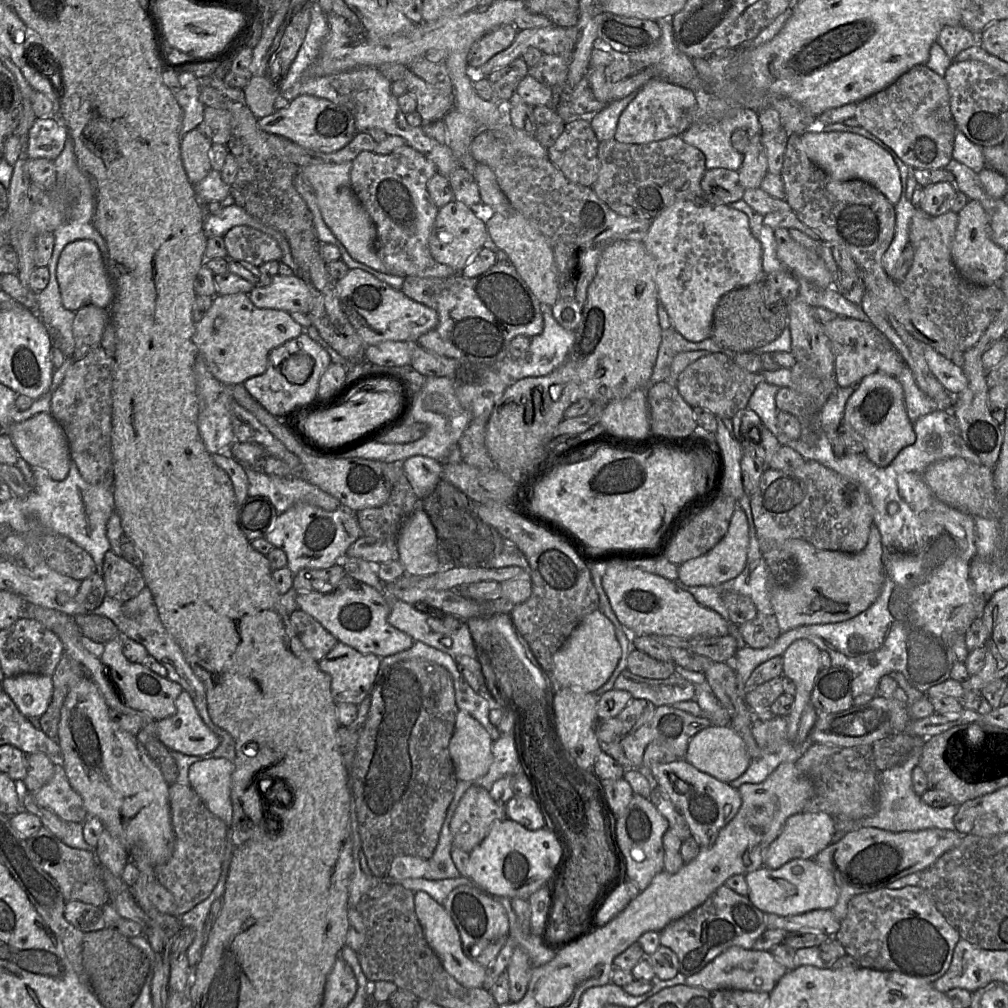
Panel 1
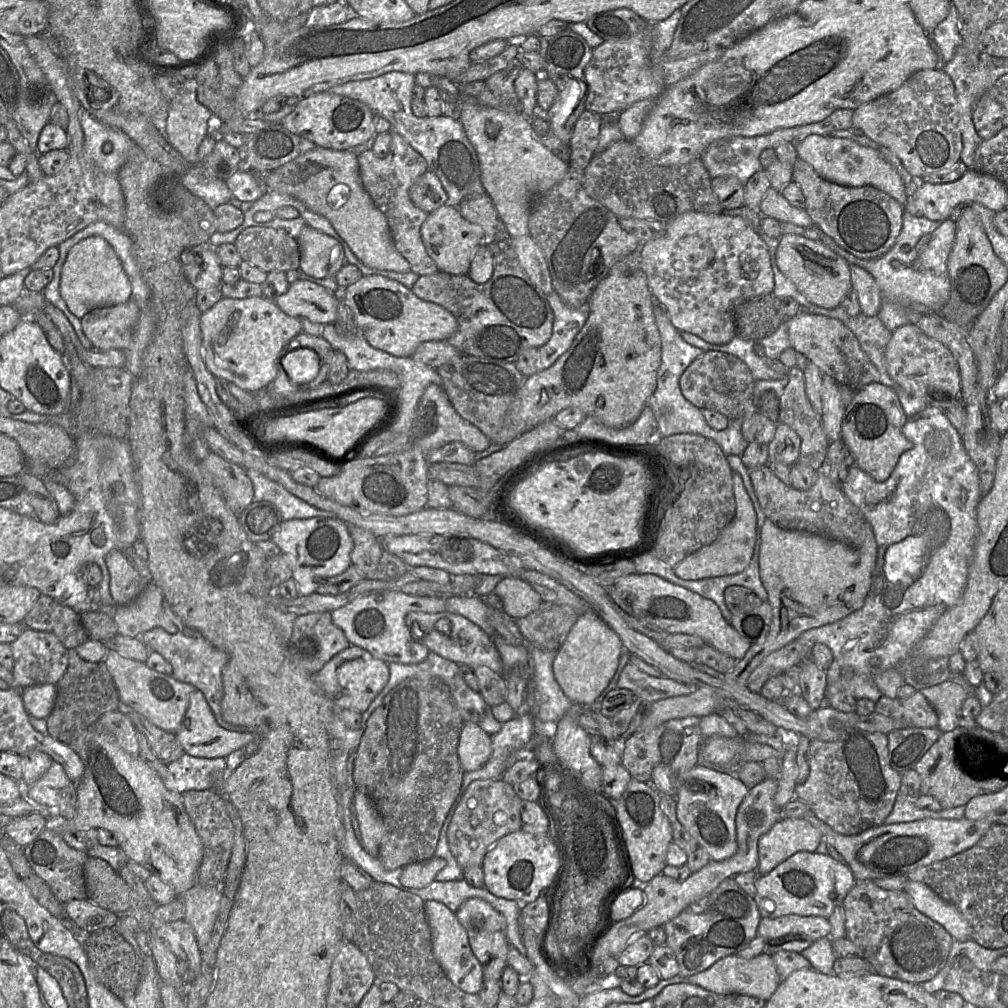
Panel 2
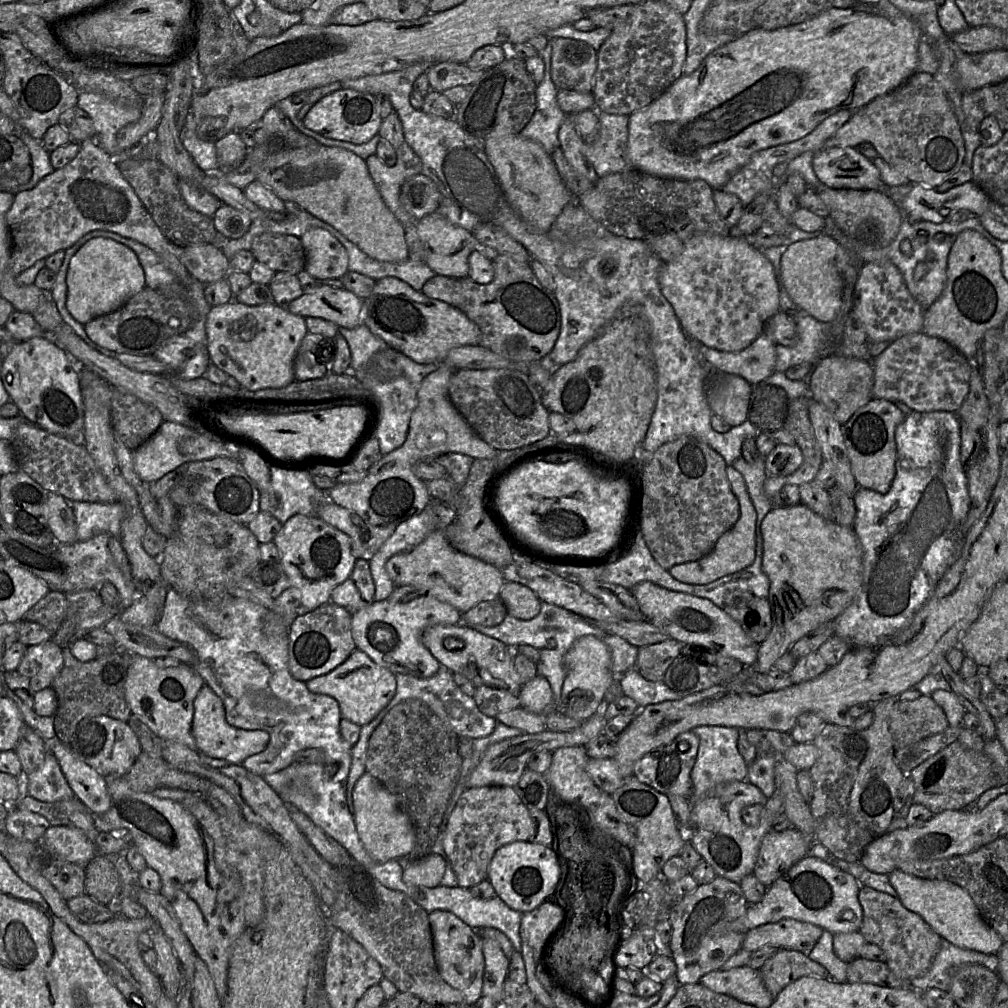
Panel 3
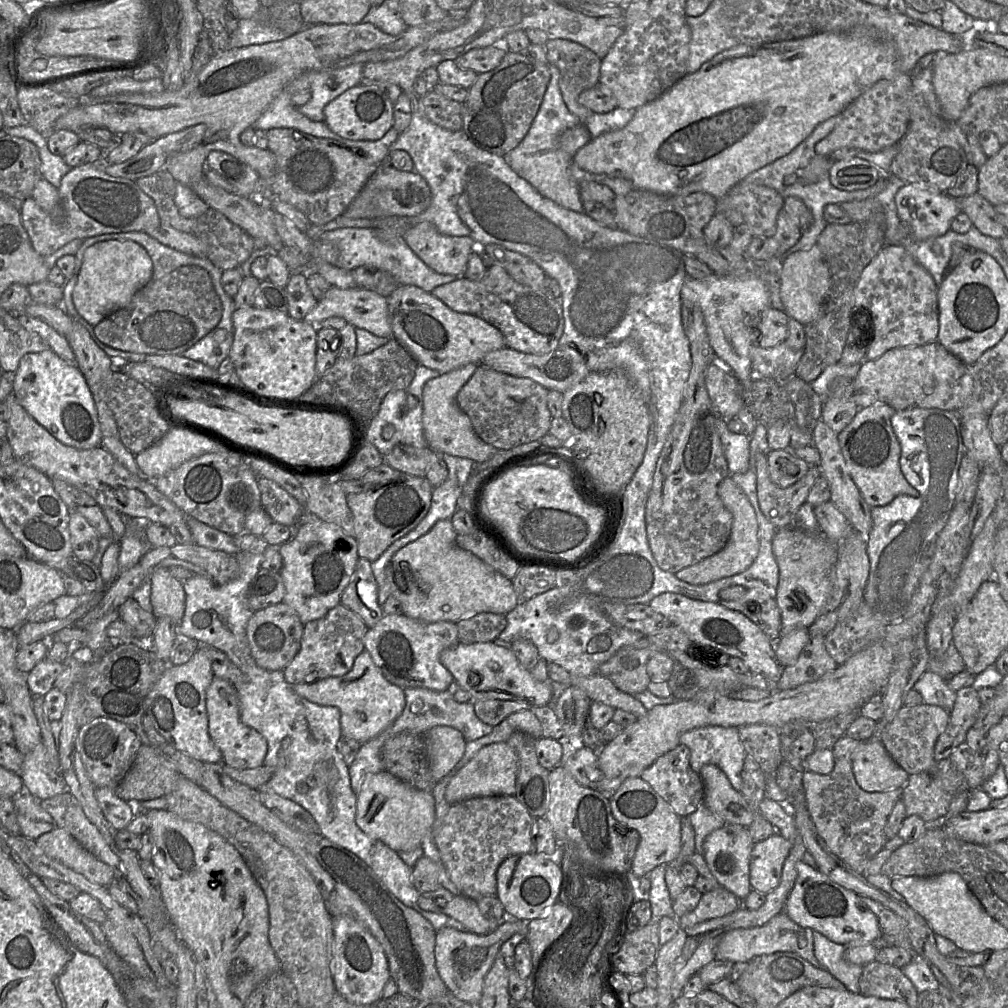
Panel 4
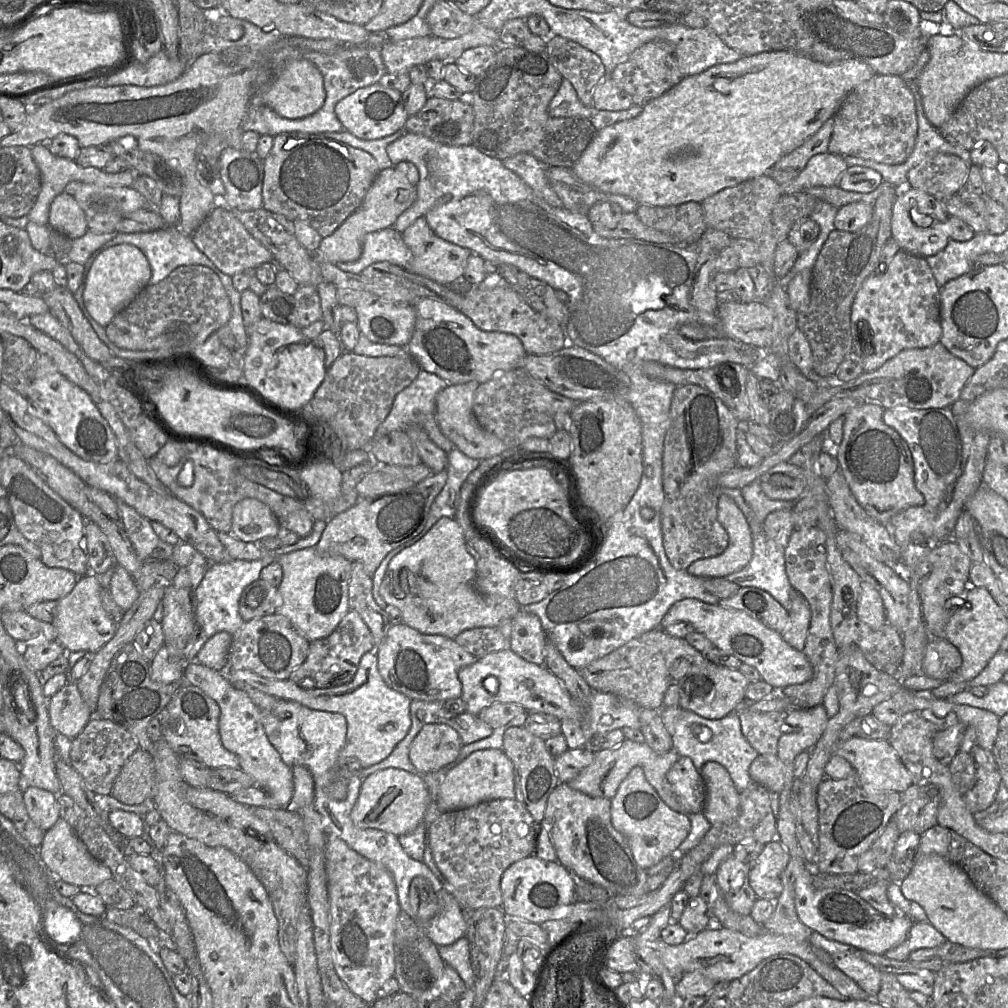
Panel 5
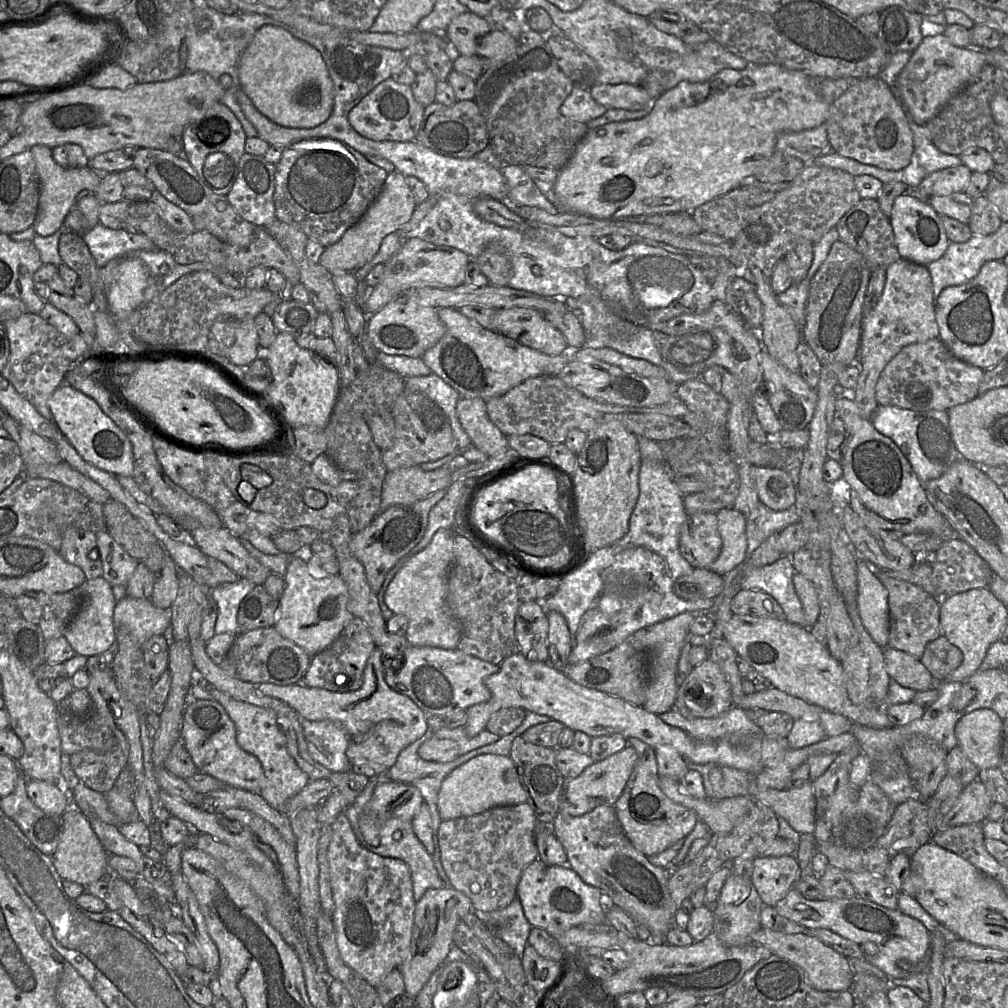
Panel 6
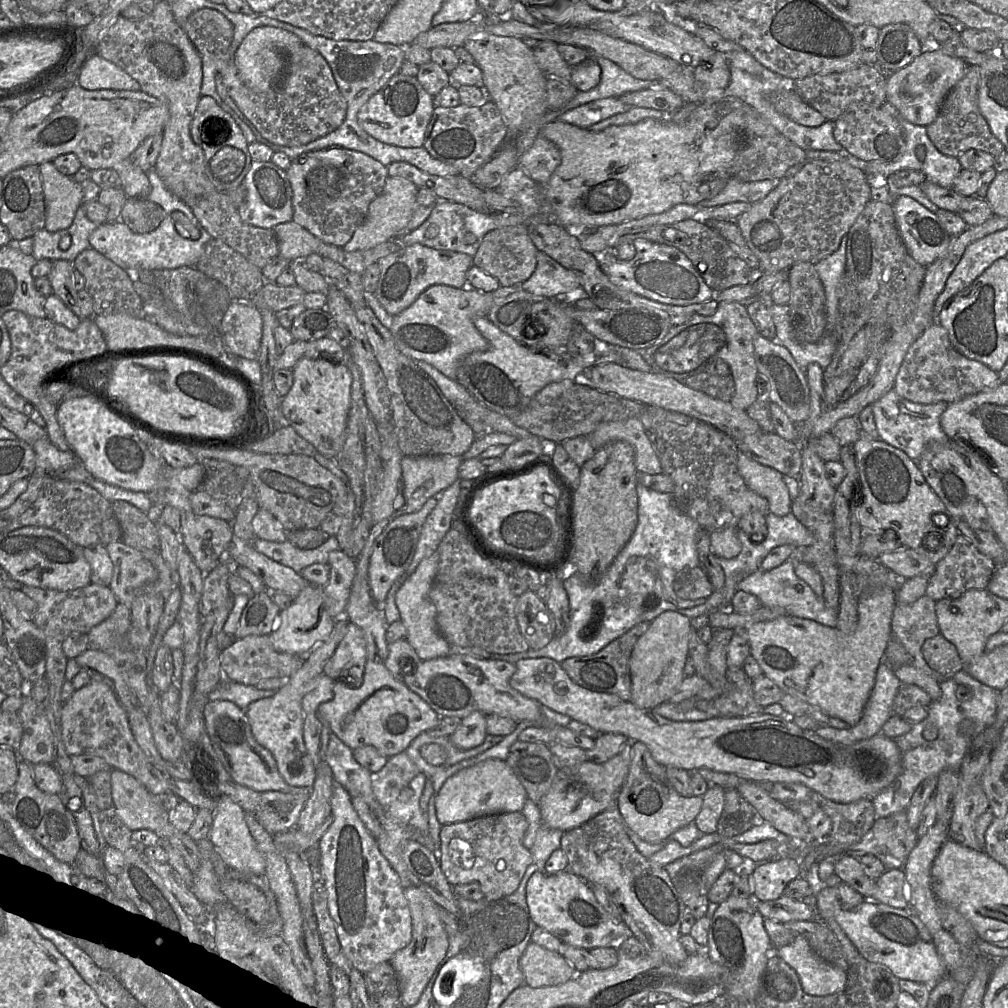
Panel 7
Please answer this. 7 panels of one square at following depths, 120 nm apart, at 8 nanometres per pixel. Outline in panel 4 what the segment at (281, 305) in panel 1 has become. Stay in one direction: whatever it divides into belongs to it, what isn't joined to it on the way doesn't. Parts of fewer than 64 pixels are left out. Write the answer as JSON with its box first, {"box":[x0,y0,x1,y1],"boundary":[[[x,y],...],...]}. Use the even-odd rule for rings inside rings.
{"box":[304,286,393,337],"boundary":[[[332,286],[325,297],[304,317],[304,321],[313,327],[330,317],[342,317],[348,324],[355,328],[362,328],[380,337],[393,337],[390,316],[388,312],[387,298],[370,290],[363,288],[340,288]]]}

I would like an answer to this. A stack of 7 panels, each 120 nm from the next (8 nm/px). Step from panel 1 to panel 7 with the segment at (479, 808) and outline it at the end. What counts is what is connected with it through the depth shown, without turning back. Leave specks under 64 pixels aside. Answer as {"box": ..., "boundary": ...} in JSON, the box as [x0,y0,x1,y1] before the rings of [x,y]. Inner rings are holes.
{"box":[440,811,532,900],"boundary":[[[521,811],[504,812],[471,820],[442,825],[440,830],[440,866],[451,886],[478,882],[487,900],[496,900],[512,894],[532,862],[532,855],[524,846],[528,821]]]}

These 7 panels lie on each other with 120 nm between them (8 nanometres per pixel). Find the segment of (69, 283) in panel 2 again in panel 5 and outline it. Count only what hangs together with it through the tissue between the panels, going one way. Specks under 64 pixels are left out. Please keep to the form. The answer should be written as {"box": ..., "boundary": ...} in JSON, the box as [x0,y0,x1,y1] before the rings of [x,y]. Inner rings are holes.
{"box":[84,243,151,327],"boundary":[[[130,243],[105,245],[94,252],[84,264],[84,305],[92,318],[106,327],[123,309],[137,291],[137,295],[150,284],[151,265],[144,252]]]}

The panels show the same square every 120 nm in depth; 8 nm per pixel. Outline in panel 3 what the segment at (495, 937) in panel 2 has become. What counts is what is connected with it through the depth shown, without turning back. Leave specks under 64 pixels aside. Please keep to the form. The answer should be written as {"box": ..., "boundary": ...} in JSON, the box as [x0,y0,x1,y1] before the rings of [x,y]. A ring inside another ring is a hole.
{"box":[482,937,509,1004],"boundary":[[[482,937],[482,942],[485,961],[482,995],[492,998],[496,1004],[499,1004],[503,999],[503,986],[507,978],[509,958],[496,941]]]}

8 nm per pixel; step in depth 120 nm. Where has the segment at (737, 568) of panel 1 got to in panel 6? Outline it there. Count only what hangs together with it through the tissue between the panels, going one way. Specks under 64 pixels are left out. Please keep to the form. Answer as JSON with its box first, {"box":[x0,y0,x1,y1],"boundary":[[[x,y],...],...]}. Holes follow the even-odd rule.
{"box":[708,507,747,576],"boundary":[[[723,507],[717,512],[717,521],[722,548],[708,569],[723,576],[745,560],[747,518],[734,507]]]}

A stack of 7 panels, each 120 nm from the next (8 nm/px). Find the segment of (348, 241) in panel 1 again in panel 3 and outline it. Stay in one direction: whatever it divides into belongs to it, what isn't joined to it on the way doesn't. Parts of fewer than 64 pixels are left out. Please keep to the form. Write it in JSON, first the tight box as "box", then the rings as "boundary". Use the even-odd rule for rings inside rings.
{"box":[256,145,408,263],"boundary":[[[326,145],[282,151],[263,162],[256,180],[287,204],[332,225],[369,257],[391,263],[408,259],[404,228],[384,203],[365,160],[355,153]]]}

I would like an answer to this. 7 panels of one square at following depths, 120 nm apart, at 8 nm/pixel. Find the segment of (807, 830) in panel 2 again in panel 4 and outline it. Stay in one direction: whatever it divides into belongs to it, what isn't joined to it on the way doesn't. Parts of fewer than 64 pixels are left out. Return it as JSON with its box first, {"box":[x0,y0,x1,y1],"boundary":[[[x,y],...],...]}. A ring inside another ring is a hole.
{"box":[750,834,793,895],"boundary":[[[779,834],[754,845],[750,856],[750,884],[753,890],[766,895],[778,887],[792,847],[793,842]]]}

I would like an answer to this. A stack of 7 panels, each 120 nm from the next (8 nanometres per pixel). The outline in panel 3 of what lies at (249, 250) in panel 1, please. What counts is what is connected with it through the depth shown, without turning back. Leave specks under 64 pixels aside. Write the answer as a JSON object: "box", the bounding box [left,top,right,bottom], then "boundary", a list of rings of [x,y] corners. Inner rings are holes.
{"box":[252,232,306,275],"boundary":[[[264,232],[252,241],[255,260],[275,272],[297,275],[305,269],[306,255],[300,237]]]}

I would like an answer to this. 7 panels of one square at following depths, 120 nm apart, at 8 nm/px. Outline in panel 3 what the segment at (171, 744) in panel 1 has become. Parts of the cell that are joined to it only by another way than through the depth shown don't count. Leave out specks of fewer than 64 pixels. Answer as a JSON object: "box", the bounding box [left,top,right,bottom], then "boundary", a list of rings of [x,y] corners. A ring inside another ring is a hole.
{"box":[192,685,269,765],"boundary":[[[208,685],[201,688],[194,701],[192,735],[196,751],[201,755],[224,760],[233,765],[241,765],[249,756],[264,751],[269,743],[269,735],[264,731],[249,731],[231,726],[226,720],[222,700]]]}

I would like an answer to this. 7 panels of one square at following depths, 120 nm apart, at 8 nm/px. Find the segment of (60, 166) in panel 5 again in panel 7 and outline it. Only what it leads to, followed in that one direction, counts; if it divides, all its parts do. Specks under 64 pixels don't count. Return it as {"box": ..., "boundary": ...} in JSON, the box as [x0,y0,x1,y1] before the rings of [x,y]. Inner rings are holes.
{"box":[39,162,83,232],"boundary":[[[53,162],[40,164],[39,169],[46,204],[44,229],[50,232],[67,229],[83,203],[83,186],[58,171]]]}

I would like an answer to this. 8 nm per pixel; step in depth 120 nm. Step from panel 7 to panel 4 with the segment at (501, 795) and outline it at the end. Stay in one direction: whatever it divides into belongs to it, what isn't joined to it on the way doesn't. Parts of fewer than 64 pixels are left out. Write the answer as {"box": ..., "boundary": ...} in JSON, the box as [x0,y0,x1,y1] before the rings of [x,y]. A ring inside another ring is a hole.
{"box":[445,742,518,804],"boundary":[[[495,742],[482,747],[450,779],[445,790],[445,799],[456,804],[471,797],[515,795],[518,772],[518,756],[508,742]]]}

